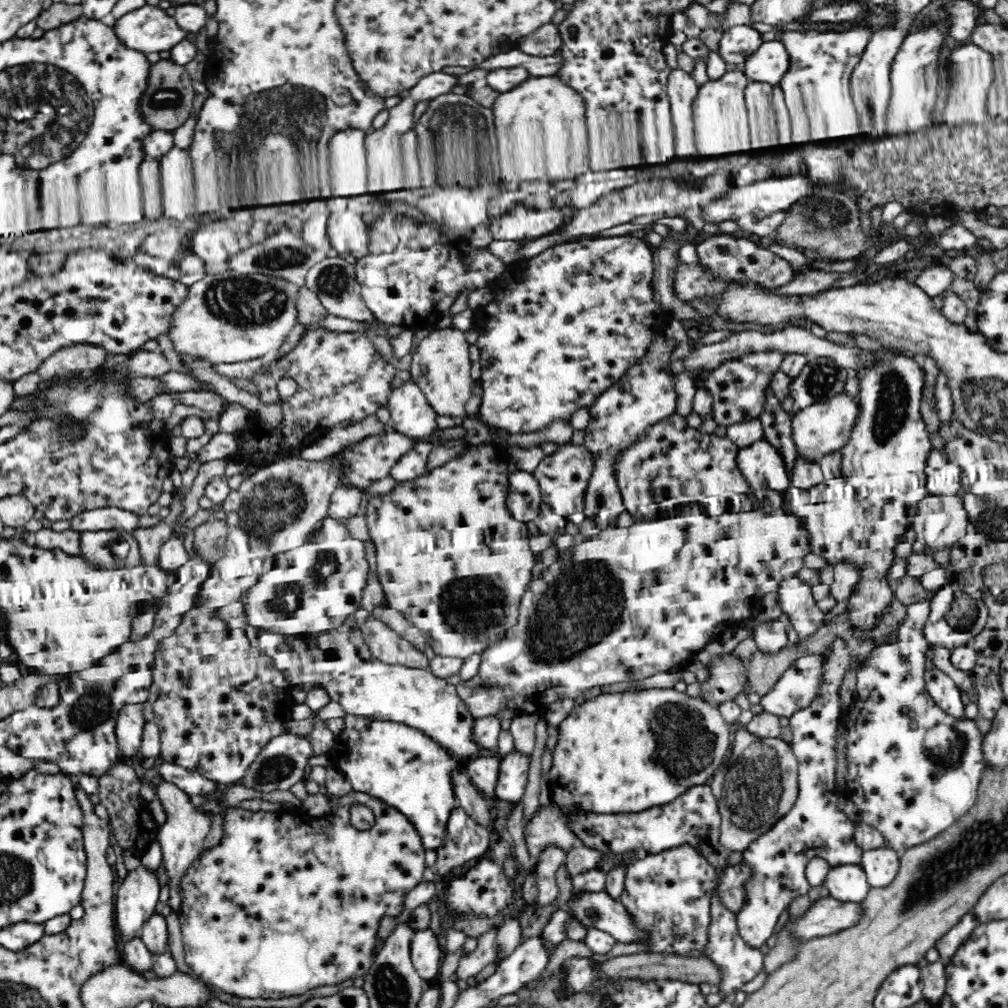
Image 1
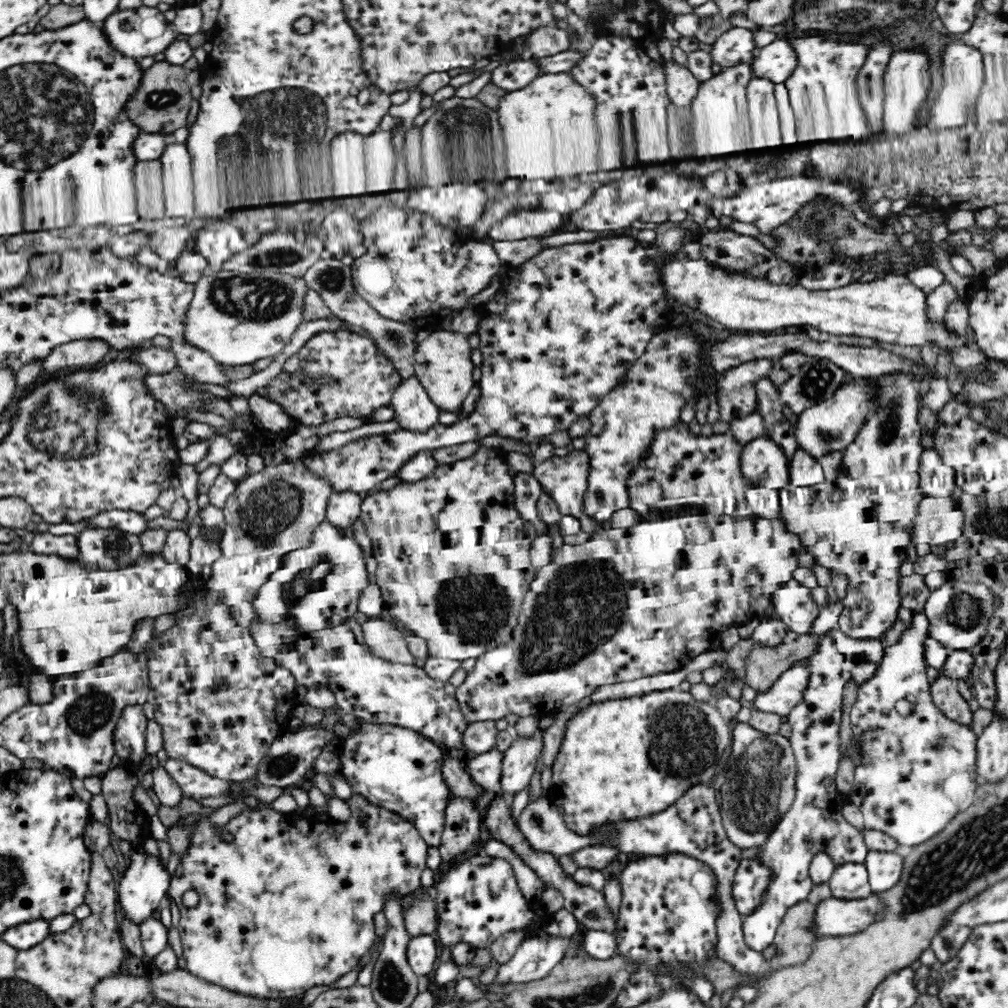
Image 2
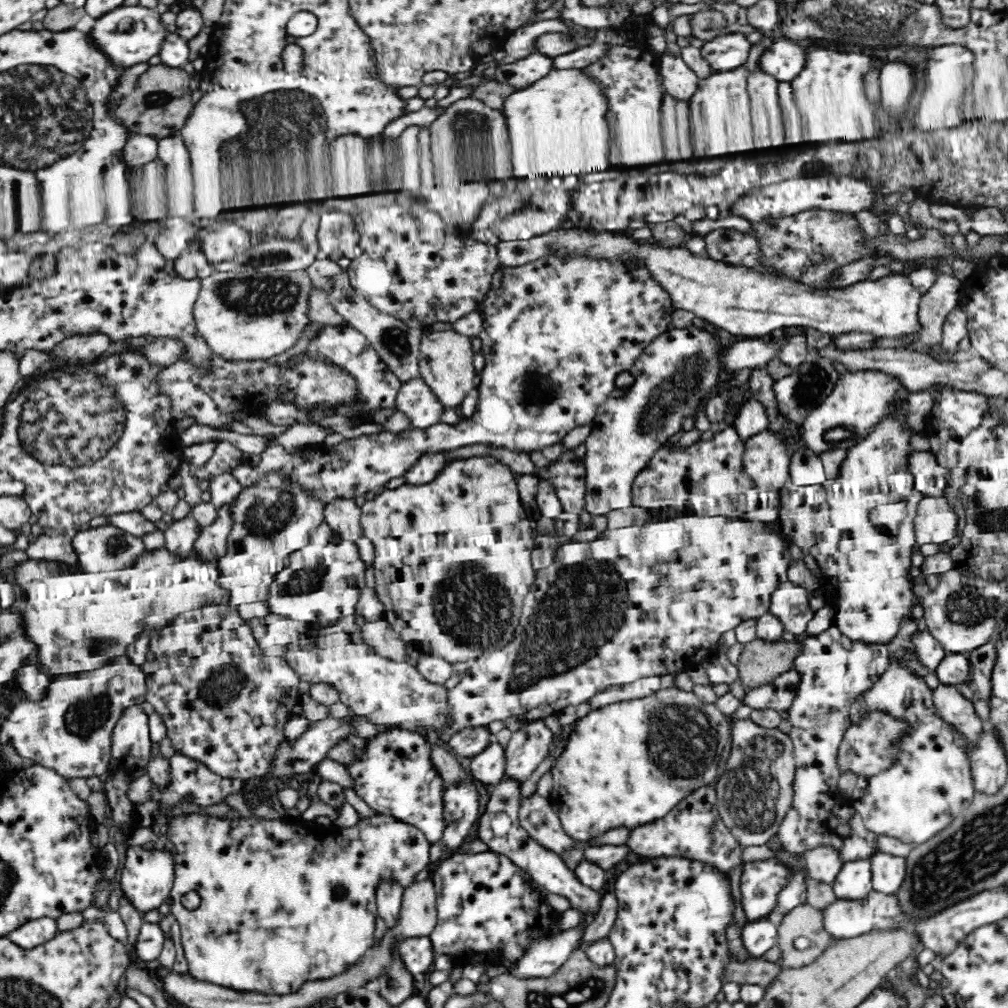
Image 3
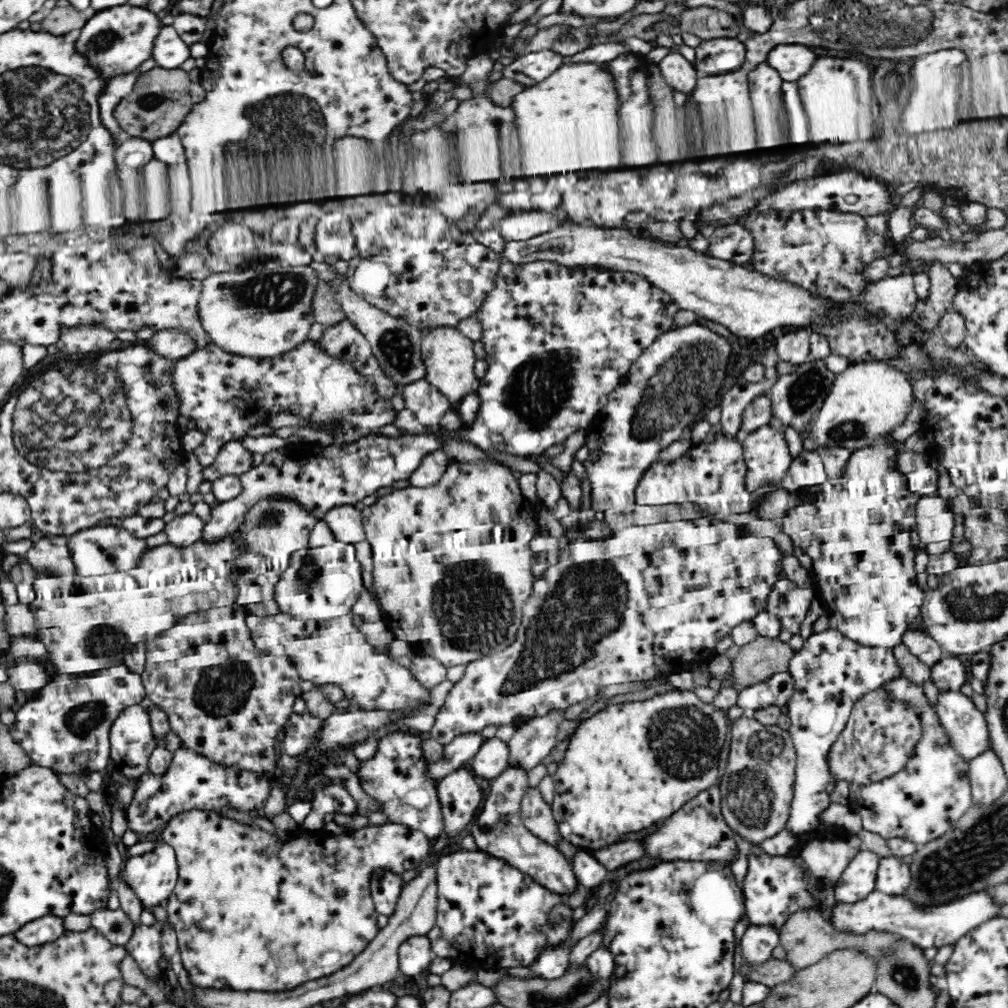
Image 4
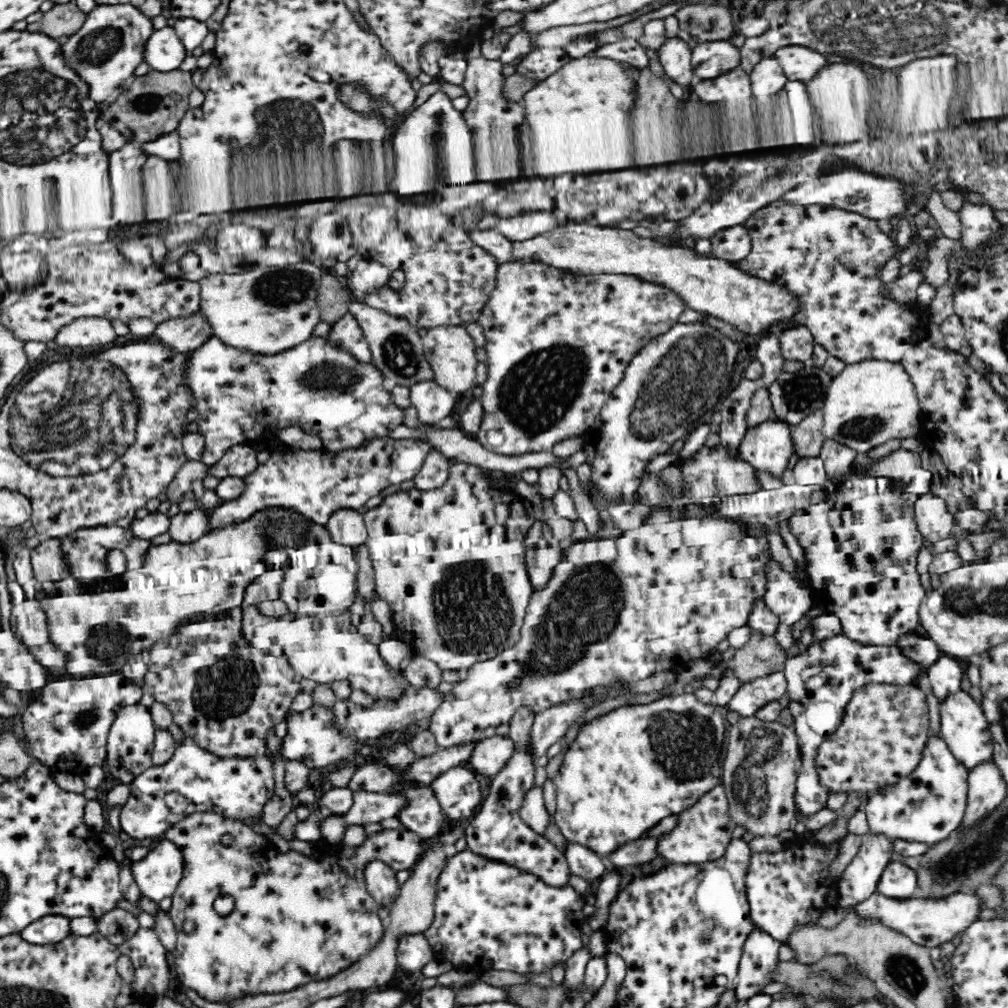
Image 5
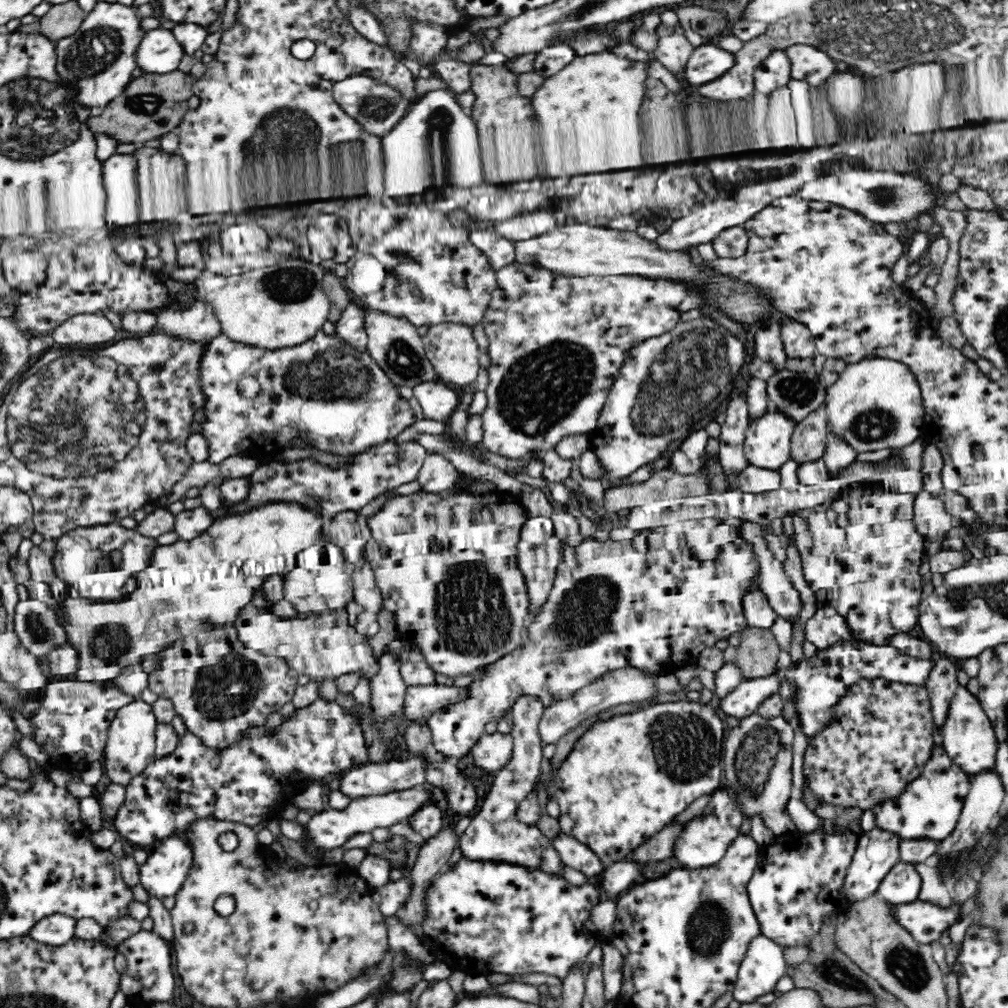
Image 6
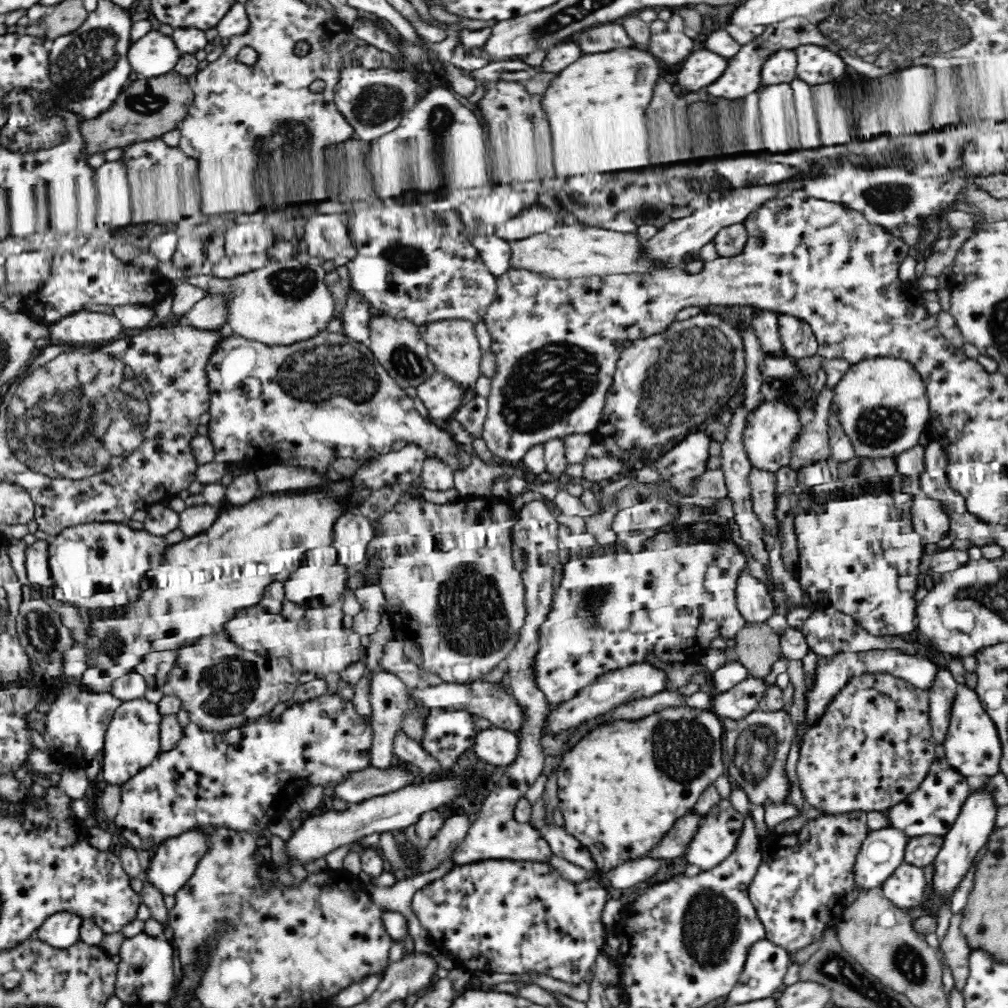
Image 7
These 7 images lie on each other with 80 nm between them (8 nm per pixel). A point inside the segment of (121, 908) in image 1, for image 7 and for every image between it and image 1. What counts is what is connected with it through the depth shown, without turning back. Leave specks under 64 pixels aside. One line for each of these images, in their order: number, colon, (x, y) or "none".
2: (141, 889)
3: (147, 878)
4: (153, 876)
5: (159, 873)
6: (163, 874)
7: (175, 861)

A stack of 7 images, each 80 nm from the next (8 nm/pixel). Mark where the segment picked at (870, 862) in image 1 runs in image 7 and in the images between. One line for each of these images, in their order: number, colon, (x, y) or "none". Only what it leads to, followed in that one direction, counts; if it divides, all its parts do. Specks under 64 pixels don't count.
2: (884, 869)
3: (888, 872)
4: (894, 878)
5: (899, 882)
6: (901, 885)
7: (905, 888)

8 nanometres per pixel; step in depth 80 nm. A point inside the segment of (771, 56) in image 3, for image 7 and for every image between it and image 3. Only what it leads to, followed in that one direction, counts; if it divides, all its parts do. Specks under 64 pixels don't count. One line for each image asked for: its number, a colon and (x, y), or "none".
4: (793, 61)
5: (801, 63)
6: (809, 63)
7: (817, 64)

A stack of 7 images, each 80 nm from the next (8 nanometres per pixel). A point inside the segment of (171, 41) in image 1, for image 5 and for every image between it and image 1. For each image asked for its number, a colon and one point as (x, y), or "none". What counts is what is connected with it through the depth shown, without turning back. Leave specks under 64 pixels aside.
2: (138, 33)
3: (127, 35)
4: (115, 41)
5: (105, 53)

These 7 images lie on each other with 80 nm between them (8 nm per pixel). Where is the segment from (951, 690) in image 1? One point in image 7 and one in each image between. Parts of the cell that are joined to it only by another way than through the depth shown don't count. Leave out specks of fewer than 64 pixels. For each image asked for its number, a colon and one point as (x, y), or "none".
2: (945, 694)
3: (955, 710)
4: (966, 728)
5: (964, 728)
6: (969, 739)
7: (973, 747)

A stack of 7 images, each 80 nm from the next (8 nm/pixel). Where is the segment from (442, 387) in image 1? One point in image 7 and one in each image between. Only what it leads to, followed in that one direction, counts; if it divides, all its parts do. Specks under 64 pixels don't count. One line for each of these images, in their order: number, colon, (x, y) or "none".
2: (443, 365)
3: (446, 356)
4: (449, 355)
5: (450, 350)
6: (451, 347)
7: (453, 347)

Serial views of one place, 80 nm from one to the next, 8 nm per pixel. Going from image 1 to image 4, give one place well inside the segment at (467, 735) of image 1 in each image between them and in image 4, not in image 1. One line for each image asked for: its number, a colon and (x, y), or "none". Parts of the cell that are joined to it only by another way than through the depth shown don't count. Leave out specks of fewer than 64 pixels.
2: (378, 692)
3: (387, 692)
4: (335, 651)

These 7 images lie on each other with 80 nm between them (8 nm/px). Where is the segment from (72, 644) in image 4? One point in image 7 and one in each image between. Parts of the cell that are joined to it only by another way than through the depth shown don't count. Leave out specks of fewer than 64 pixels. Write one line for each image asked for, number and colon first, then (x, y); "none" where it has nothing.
5: (180, 584)
6: (190, 585)
7: (205, 580)

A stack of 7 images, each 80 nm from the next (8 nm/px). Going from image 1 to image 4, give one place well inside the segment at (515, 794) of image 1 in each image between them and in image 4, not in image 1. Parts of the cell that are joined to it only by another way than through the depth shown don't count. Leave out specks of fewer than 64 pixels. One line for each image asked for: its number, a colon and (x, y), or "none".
2: (520, 759)
3: (527, 748)
4: (530, 744)

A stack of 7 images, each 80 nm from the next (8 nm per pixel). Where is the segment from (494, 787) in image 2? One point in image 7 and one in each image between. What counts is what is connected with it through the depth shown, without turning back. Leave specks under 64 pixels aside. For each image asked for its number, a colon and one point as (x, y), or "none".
3: (488, 767)
4: (493, 756)
5: (489, 755)
6: (493, 751)
7: (498, 747)

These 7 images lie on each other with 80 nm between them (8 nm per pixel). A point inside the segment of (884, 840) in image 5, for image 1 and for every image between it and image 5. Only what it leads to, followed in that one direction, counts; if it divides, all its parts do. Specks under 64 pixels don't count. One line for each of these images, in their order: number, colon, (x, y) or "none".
1: (848, 883)
2: (850, 881)
3: (854, 882)
4: (858, 880)

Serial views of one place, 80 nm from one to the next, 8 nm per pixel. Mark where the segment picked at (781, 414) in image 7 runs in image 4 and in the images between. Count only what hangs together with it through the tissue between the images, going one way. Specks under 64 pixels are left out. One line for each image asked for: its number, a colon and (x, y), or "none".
4: (766, 452)
5: (768, 446)
6: (767, 444)

